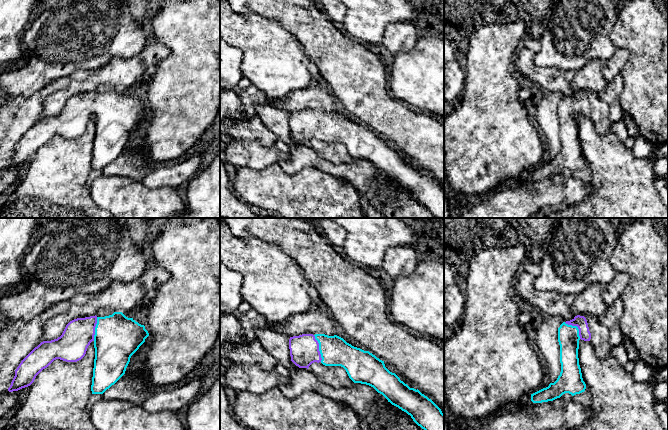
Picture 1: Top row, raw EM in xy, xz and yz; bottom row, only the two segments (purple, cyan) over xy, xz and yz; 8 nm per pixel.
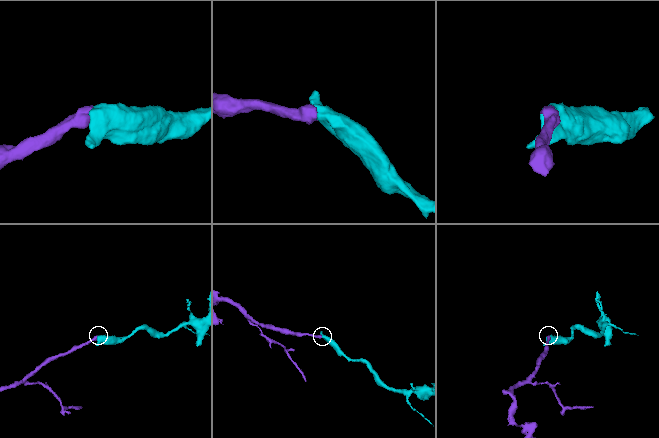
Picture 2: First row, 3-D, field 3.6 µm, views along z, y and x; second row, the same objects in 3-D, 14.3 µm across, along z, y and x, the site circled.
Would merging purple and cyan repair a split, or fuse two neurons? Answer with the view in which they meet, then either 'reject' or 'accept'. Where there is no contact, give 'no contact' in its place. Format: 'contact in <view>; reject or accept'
contact in xz; accept

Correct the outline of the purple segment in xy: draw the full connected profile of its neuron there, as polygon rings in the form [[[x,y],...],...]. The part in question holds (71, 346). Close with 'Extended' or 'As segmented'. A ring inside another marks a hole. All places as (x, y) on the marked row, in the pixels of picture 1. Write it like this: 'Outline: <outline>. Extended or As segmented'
Outline: [[[114,312],[112,315],[105,317],[97,317],[95,315],[74,319],[66,325],[60,337],[51,341],[41,342],[21,361],[15,370],[15,376],[8,391],[18,391],[30,386],[36,376],[56,359],[66,362],[81,360],[93,341],[95,359],[91,391],[92,394],[103,394],[125,374],[131,356],[145,342],[148,336],[149,333],[144,325],[139,324],[133,318],[126,317],[122,312]]]. Extended

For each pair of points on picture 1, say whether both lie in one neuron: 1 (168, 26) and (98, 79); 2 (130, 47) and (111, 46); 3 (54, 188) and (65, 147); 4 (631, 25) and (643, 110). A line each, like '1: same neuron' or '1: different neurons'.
1: different neurons
2: same neuron
3: same neuron
4: same neuron

